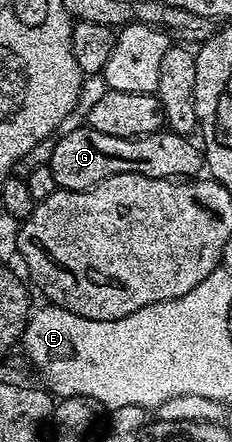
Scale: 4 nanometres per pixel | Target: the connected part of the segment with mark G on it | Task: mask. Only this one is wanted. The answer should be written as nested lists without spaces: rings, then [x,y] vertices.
[[[91,127],[83,128],[72,129],[69,133],[61,132],[55,138],[56,146],[48,166],[52,168],[56,184],[61,189],[93,189],[102,183],[102,179],[123,173],[192,179],[202,169],[201,146],[197,142],[195,145],[193,138],[183,133],[161,131],[145,137],[119,137],[105,135],[103,131],[94,131]]]

